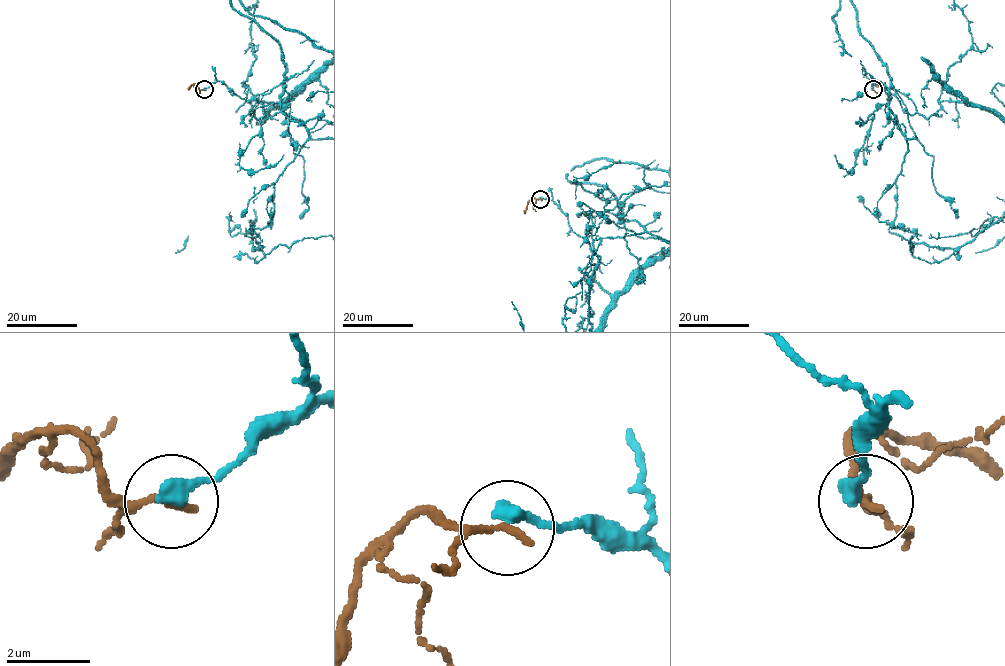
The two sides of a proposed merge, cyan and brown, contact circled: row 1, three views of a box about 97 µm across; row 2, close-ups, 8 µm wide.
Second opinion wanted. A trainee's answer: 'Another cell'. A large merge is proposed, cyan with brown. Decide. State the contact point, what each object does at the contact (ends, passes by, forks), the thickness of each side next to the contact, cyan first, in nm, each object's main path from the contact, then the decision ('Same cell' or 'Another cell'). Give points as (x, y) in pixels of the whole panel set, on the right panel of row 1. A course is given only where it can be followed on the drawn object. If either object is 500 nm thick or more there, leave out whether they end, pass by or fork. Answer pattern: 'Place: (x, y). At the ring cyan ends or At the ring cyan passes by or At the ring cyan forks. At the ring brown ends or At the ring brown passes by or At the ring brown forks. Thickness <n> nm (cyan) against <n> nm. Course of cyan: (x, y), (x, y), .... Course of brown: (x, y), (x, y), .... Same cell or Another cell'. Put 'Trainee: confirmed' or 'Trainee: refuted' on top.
Trainee: confirmed
Place: (873, 89). At the ring cyan ends. At the ring brown ends. Thickness 400 nm (cyan) against 200 nm. Course of brown: (873, 89), (872, 84), (888, 88). Another cell

